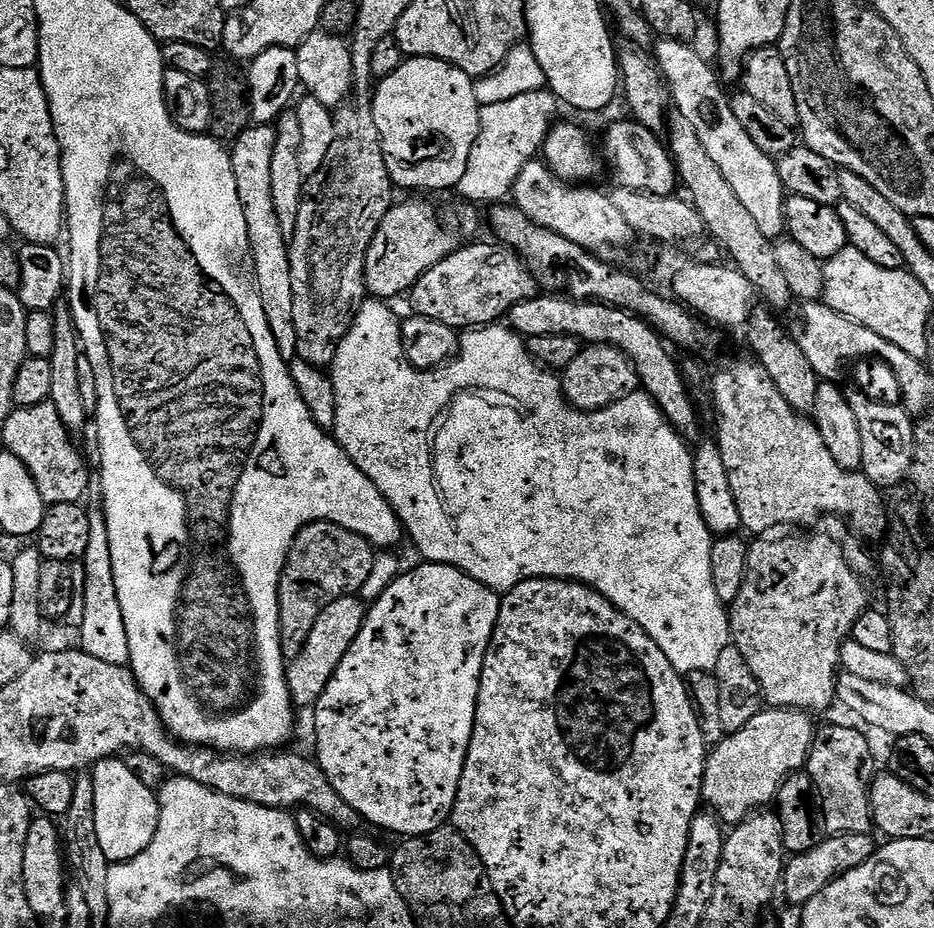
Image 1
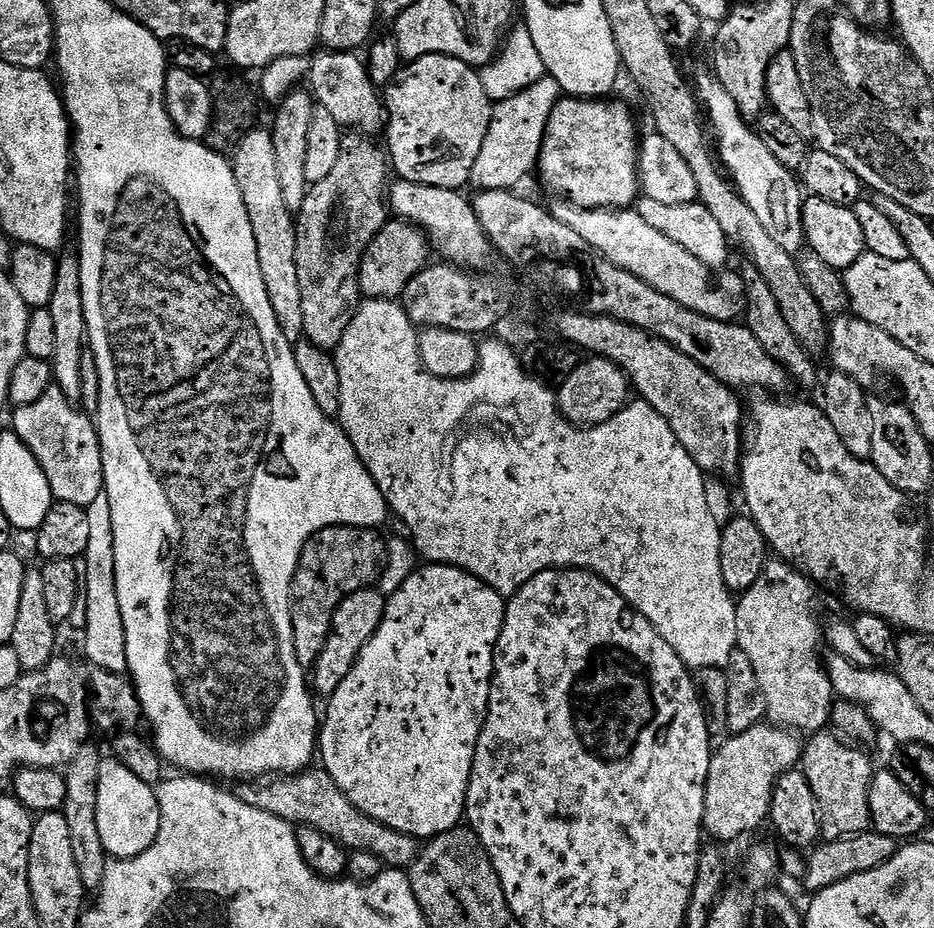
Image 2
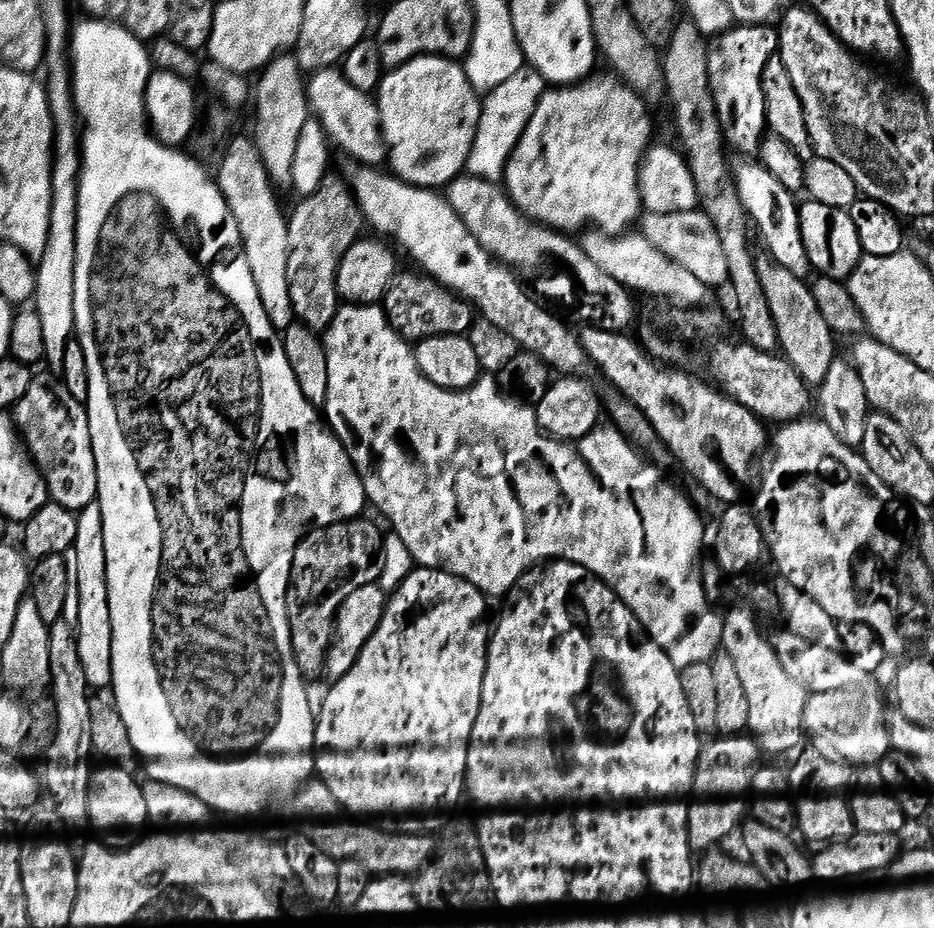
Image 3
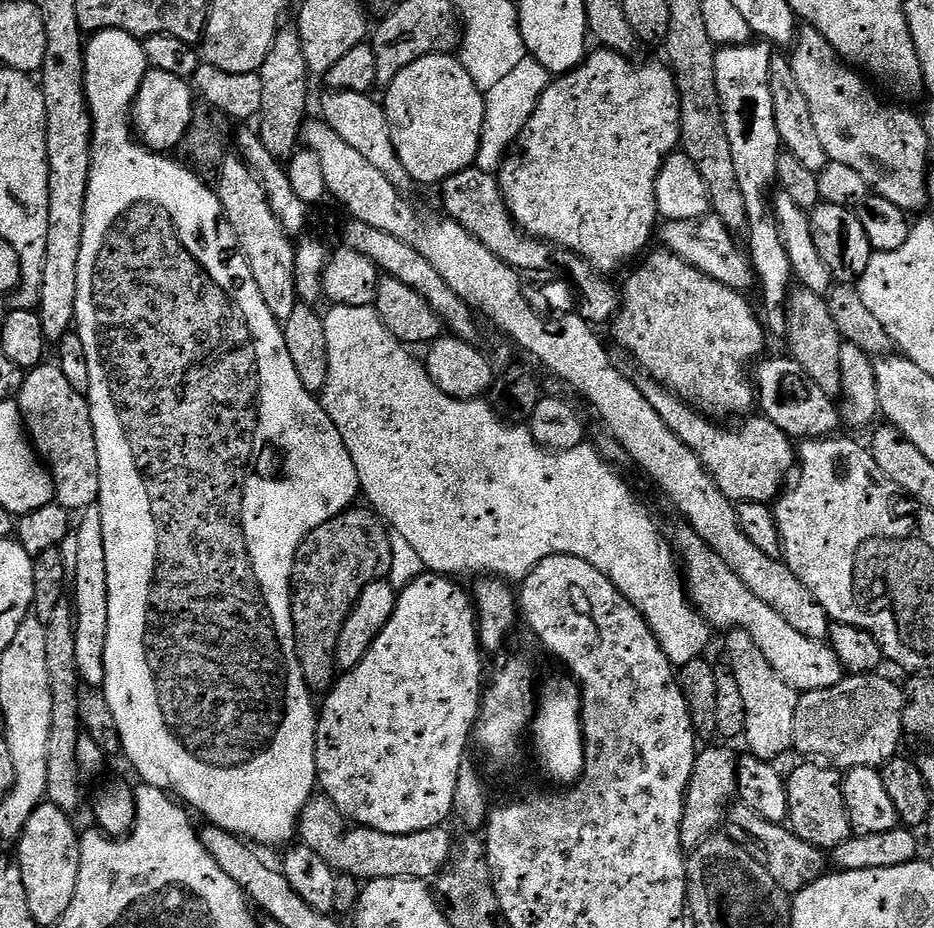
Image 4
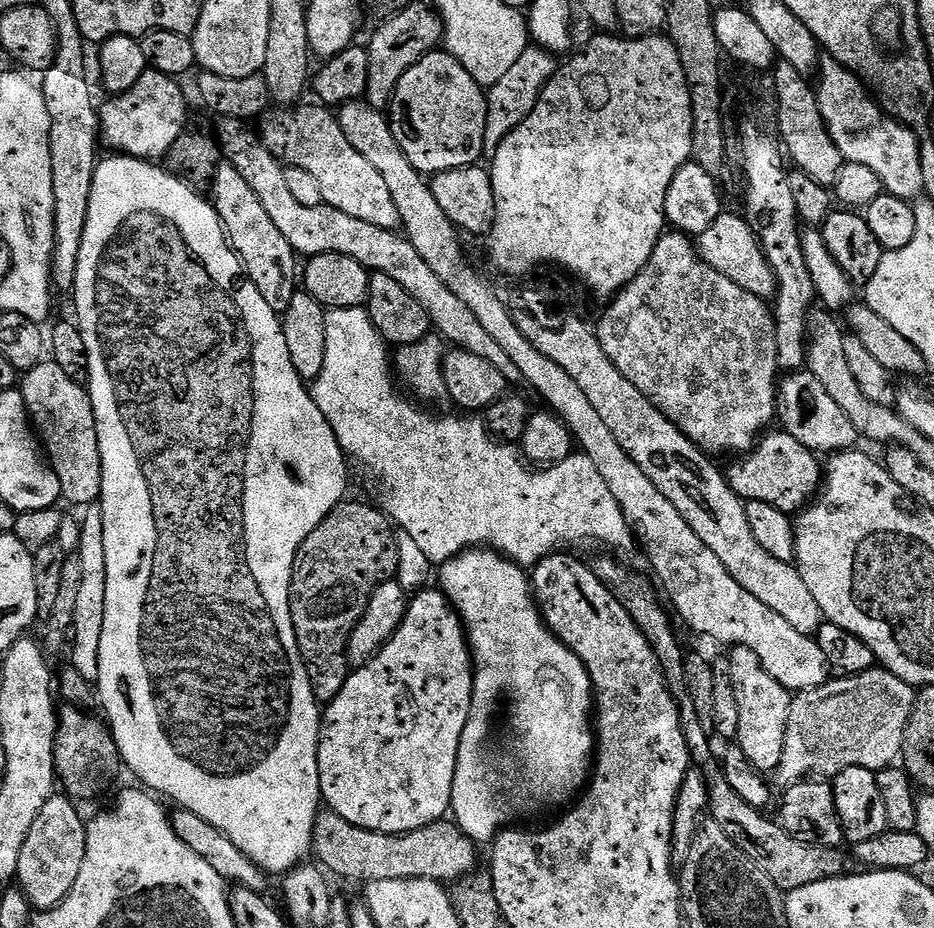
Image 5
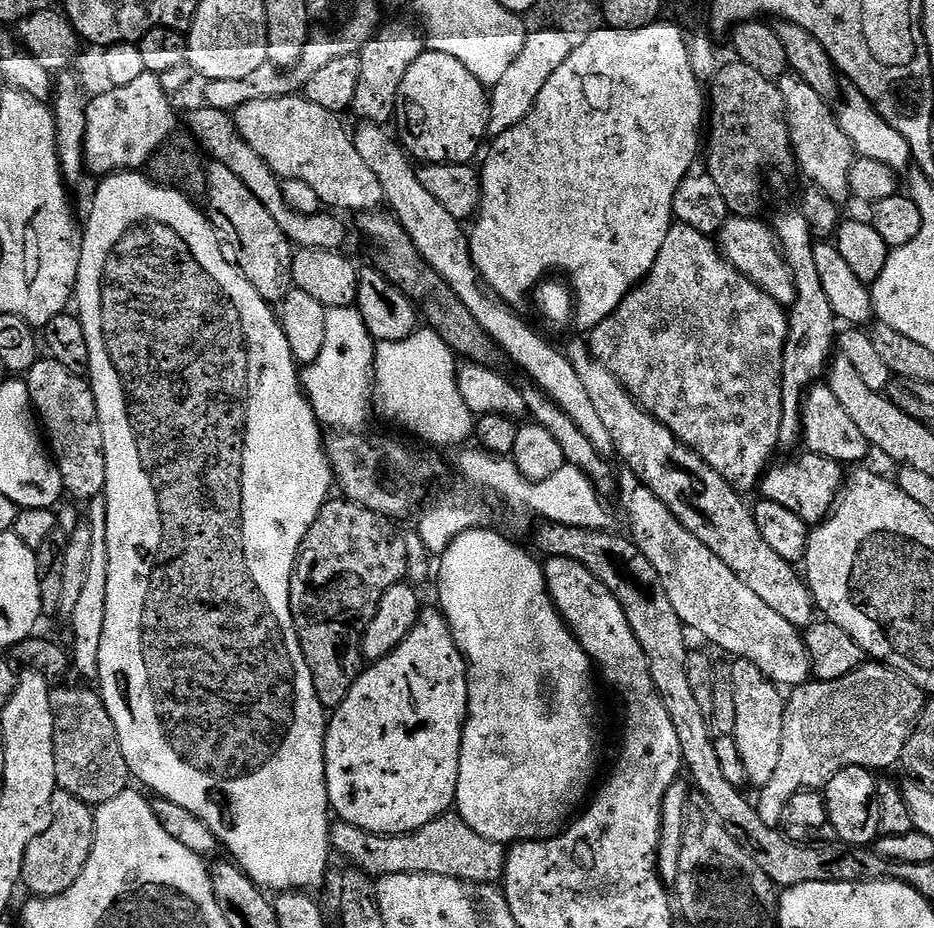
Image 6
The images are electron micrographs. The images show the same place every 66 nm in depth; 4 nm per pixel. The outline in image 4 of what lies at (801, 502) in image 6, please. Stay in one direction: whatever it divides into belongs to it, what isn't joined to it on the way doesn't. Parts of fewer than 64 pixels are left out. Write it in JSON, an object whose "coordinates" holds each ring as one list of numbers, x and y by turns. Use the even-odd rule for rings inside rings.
{"coordinates":[[655,382,647,383,639,385,640,393,646,398,646,402,650,402,650,406,654,406,654,410,658,412,658,418,662,418,662,422,694,452,702,462,704,469,714,478,718,490,722,490,722,494,726,494,728,500,736,504,768,504,781,495,780,479,791,468,793,471,798,460,798,454,794,449,793,441,782,430,778,430,778,426,774,426,774,422,770,422,767,416,752,414,743,422,737,423,740,424,737,428,724,428,728,426,721,426,719,423,713,422,709,417,697,412,691,404,685,404,679,396,668,391,664,385]]}

